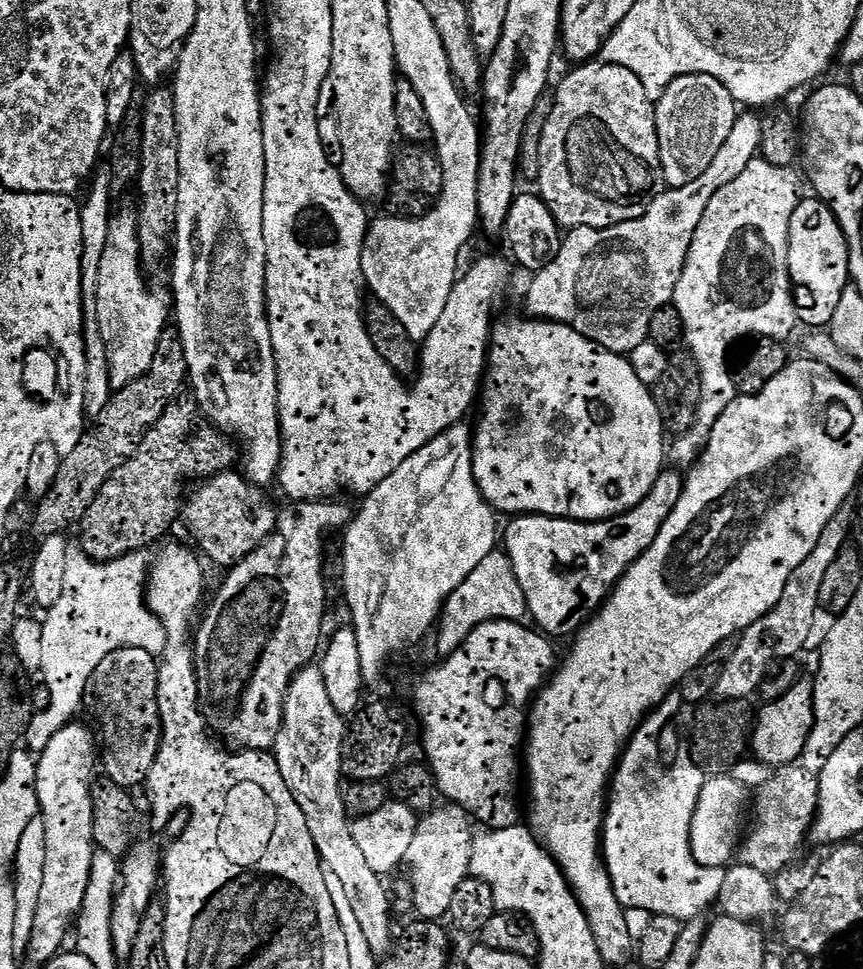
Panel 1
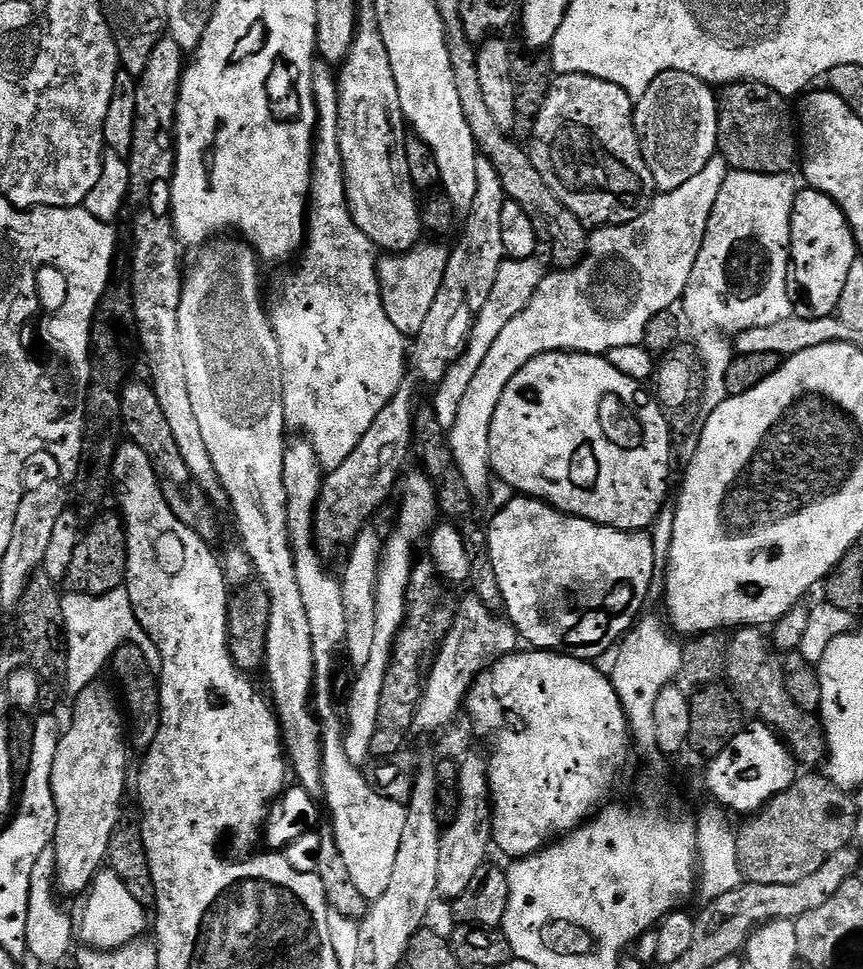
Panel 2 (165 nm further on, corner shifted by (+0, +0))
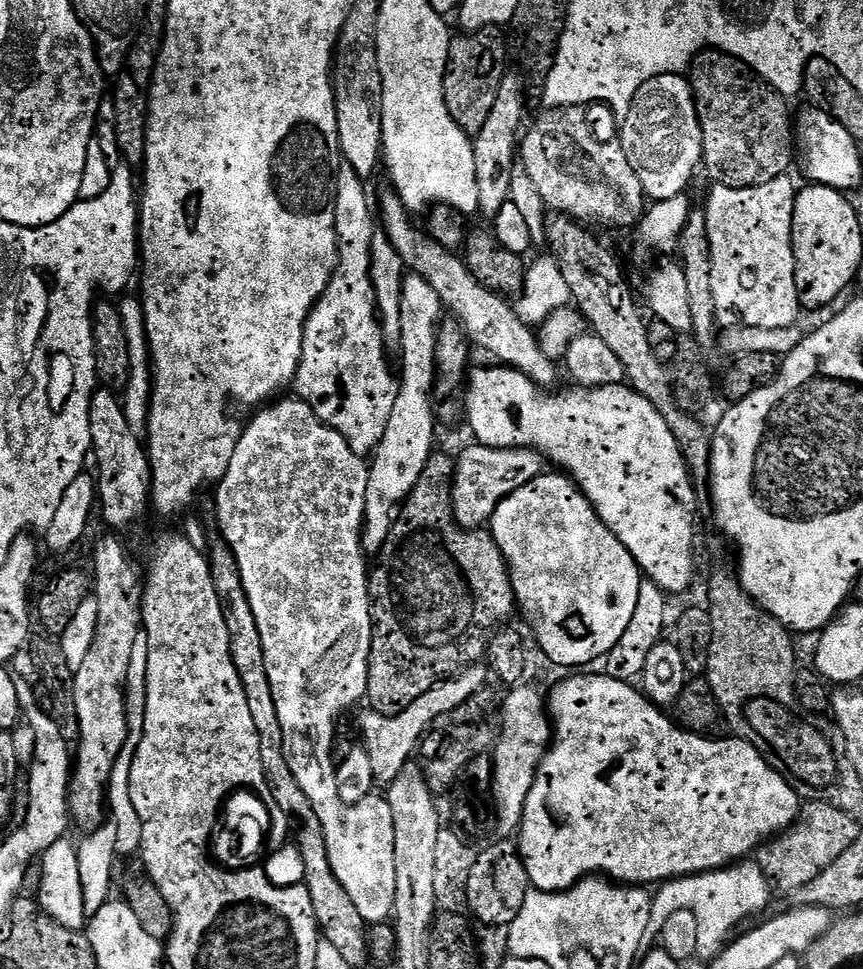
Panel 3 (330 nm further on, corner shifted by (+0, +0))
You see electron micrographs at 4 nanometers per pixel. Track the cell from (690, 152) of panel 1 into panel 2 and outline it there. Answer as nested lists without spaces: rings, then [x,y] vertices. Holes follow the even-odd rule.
[[[664,72],[648,88],[646,103],[648,117],[642,120],[642,144],[644,156],[654,174],[654,182],[660,192],[673,192],[678,186],[686,186],[690,178],[704,173],[707,164],[713,163],[720,148],[720,106],[713,85],[700,80],[689,72]]]

